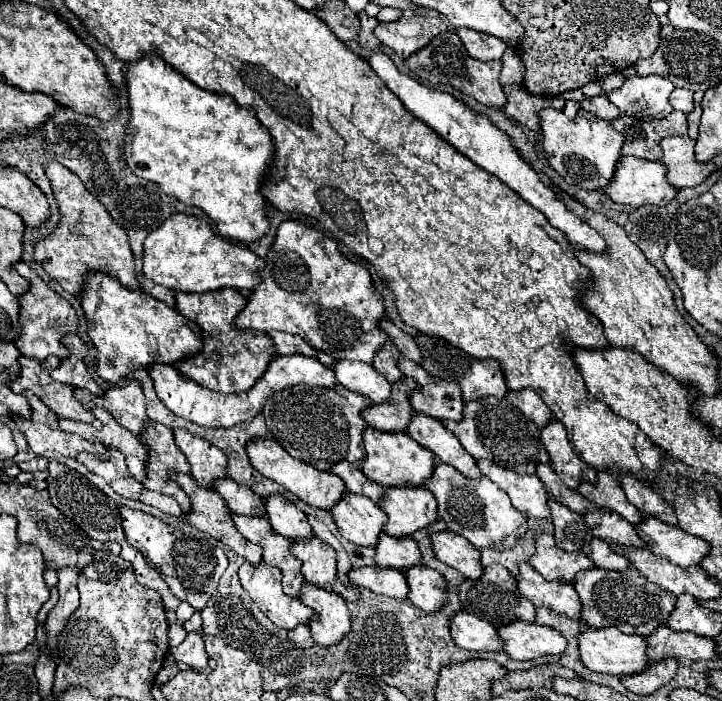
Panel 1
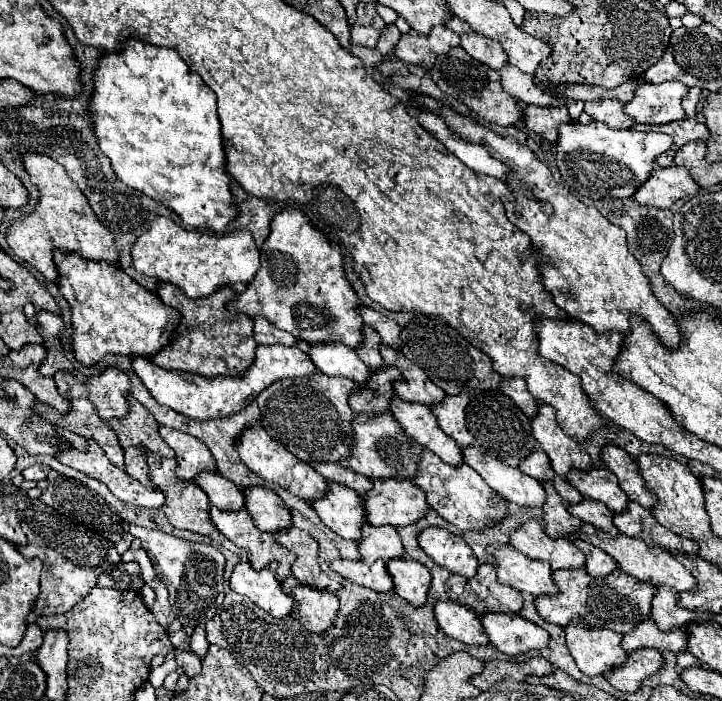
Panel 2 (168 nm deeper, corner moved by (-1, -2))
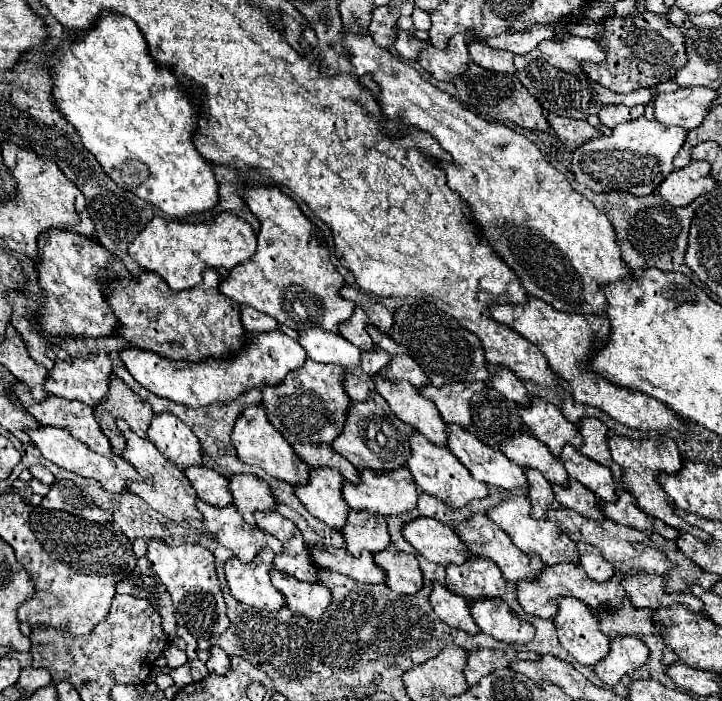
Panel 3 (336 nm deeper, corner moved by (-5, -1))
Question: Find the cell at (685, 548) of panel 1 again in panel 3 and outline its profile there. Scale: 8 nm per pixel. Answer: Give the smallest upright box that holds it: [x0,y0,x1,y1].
[602,488,680,540]

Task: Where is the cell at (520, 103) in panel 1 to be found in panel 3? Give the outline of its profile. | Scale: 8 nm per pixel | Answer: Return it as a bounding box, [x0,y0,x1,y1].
[548,114,600,140]

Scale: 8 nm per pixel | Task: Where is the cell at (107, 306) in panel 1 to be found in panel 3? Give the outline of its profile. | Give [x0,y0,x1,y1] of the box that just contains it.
[36,228,130,338]

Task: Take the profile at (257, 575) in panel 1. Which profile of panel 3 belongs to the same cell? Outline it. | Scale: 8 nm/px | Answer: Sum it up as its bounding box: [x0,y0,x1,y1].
[224,548,284,610]

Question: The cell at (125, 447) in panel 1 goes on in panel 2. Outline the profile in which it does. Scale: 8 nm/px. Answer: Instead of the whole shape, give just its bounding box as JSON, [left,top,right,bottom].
[34,399,124,469]

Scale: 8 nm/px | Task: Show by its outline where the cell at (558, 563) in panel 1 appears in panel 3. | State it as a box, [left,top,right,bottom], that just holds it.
[488,496,578,566]

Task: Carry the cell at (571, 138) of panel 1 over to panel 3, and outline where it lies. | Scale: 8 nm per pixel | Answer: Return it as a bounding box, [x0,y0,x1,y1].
[570,116,686,196]

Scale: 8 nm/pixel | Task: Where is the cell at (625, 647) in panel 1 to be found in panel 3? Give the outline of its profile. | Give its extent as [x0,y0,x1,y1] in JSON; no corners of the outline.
[554,598,610,666]

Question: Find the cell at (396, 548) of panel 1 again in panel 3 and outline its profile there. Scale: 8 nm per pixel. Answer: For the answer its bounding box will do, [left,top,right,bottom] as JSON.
[342,512,392,556]

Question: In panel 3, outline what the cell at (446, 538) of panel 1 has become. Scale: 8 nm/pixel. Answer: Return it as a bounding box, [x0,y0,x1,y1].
[404,518,472,566]

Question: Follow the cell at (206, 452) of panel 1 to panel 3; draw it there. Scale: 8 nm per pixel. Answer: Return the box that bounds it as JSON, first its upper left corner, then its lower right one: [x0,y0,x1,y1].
[148,414,202,470]

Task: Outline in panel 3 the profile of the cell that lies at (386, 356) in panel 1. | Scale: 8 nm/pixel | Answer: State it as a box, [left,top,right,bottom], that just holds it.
[340,308,374,350]

